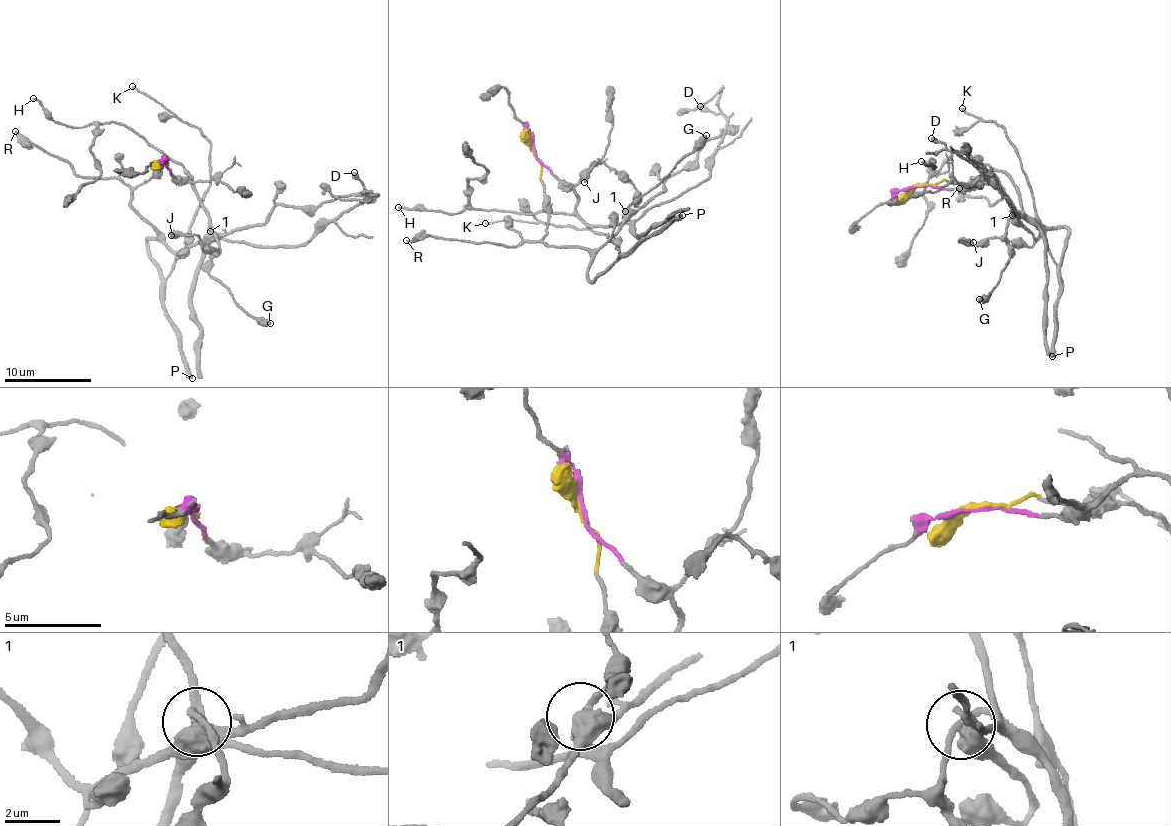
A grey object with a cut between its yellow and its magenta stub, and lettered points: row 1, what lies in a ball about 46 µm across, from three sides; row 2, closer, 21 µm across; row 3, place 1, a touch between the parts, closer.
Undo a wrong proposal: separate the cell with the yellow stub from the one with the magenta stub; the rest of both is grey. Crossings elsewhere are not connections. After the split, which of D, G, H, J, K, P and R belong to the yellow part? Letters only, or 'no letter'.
K, P, R

